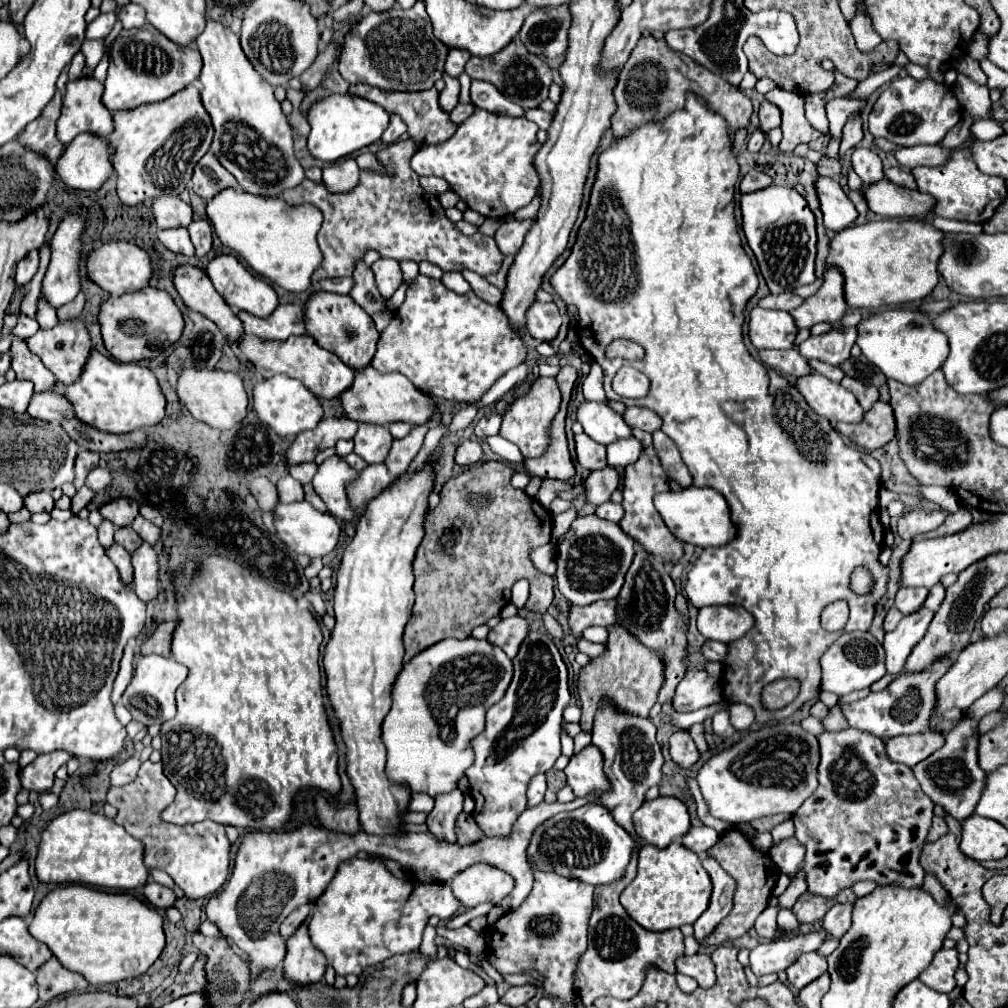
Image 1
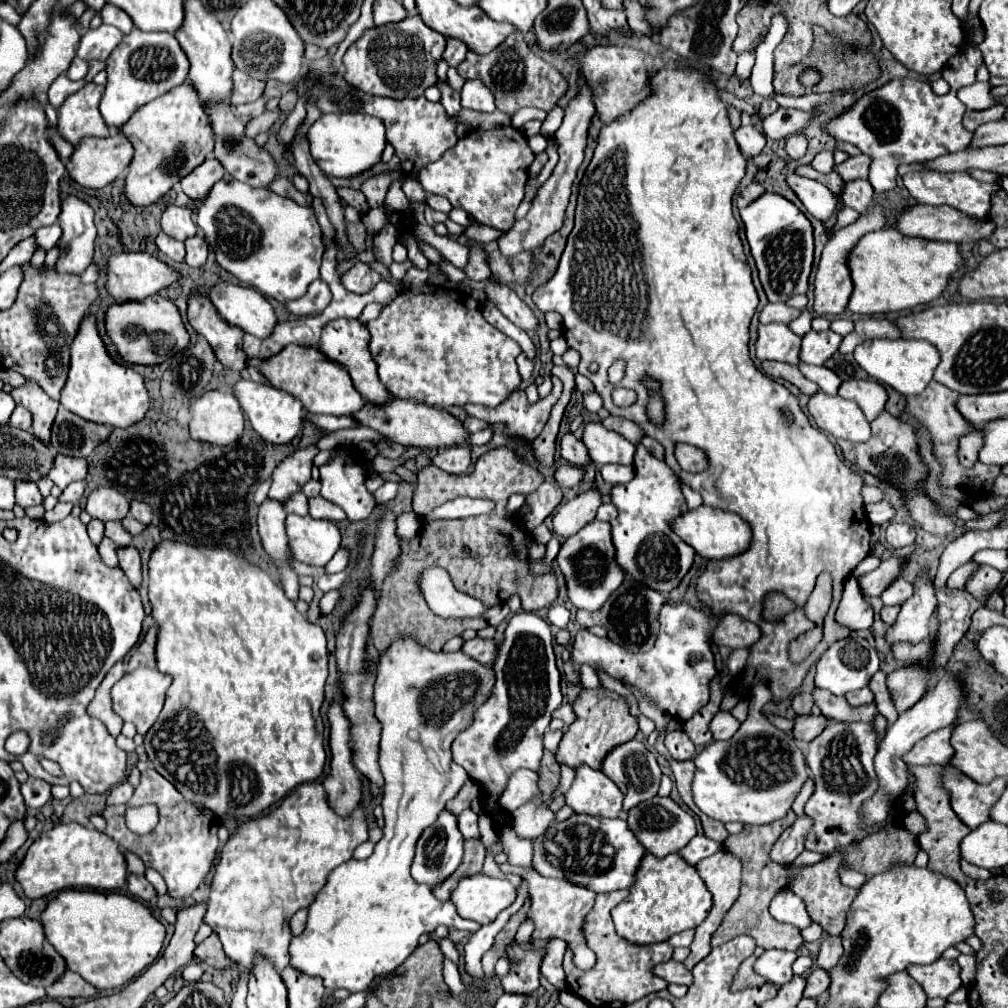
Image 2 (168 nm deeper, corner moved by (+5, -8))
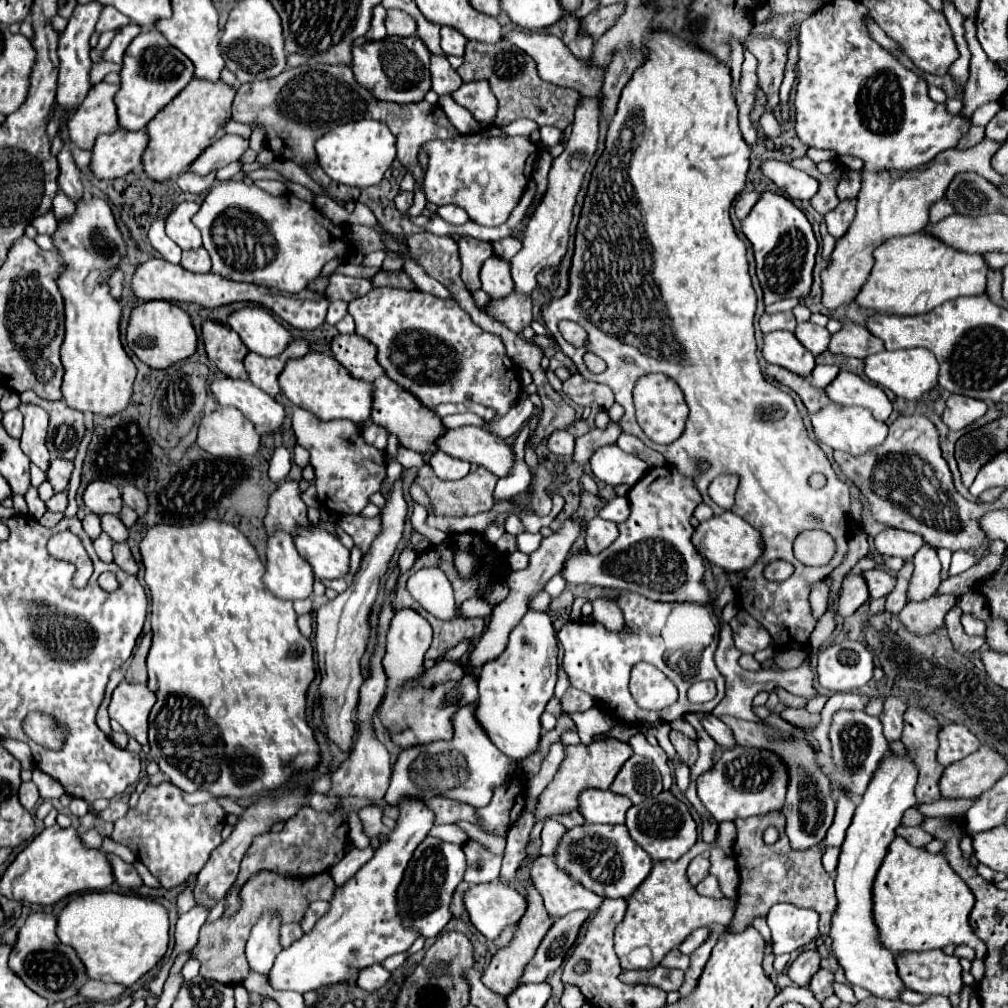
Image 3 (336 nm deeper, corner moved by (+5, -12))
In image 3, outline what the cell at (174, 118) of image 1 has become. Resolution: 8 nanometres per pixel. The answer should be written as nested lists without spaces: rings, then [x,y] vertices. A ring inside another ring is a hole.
[[[192,80],[180,96],[176,96],[168,106],[164,106],[152,120],[146,124],[148,134],[148,146],[142,154],[142,166],[148,178],[154,182],[170,180],[172,176],[186,172],[192,162],[216,140],[220,140],[226,130],[224,126],[232,118],[232,100],[234,100],[236,88],[220,82],[202,82]]]

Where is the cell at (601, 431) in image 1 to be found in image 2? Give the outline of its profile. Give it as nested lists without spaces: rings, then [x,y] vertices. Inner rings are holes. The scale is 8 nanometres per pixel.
[[[588,422],[584,426],[582,442],[588,448],[588,454],[596,466],[604,464],[626,464],[632,466],[636,446],[622,438],[618,432],[606,430],[602,424]]]

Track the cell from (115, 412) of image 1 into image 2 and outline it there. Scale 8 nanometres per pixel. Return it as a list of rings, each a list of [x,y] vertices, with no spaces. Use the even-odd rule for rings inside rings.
[[[94,314],[82,318],[74,342],[70,346],[70,372],[62,388],[60,404],[70,412],[98,424],[112,428],[128,428],[140,422],[150,406],[150,396],[144,388],[144,378],[128,366],[122,366],[108,356],[106,344],[98,334],[98,324]]]

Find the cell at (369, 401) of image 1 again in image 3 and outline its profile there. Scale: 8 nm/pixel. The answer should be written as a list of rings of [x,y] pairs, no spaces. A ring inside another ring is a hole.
[[[446,428],[436,440],[436,448],[452,458],[484,466],[500,478],[506,476],[514,464],[512,446],[508,446],[502,438],[492,436],[486,428]]]

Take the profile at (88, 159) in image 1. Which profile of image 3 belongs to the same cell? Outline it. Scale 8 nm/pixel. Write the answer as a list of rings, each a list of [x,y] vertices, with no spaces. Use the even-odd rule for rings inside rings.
[[[122,132],[102,134],[92,148],[90,170],[98,180],[110,180],[126,176],[140,164],[140,156],[148,144],[146,132]]]

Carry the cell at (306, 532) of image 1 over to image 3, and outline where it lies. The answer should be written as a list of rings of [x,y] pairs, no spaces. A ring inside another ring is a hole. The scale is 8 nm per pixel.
[[[298,528],[294,534],[296,550],[312,566],[316,578],[344,578],[348,574],[350,552],[324,528]]]

